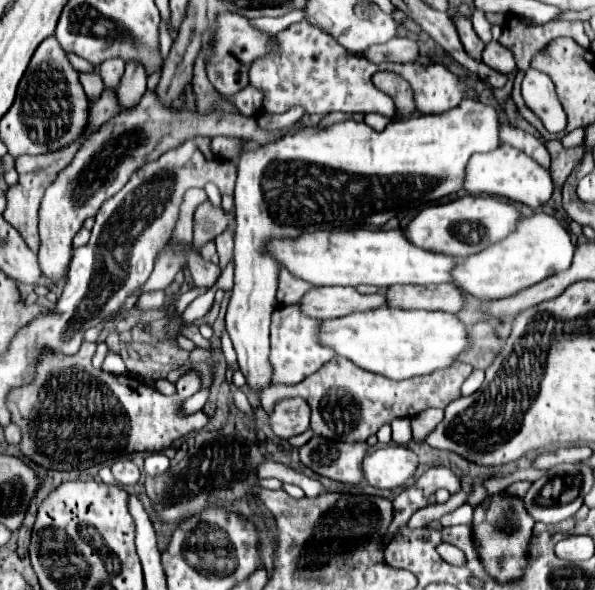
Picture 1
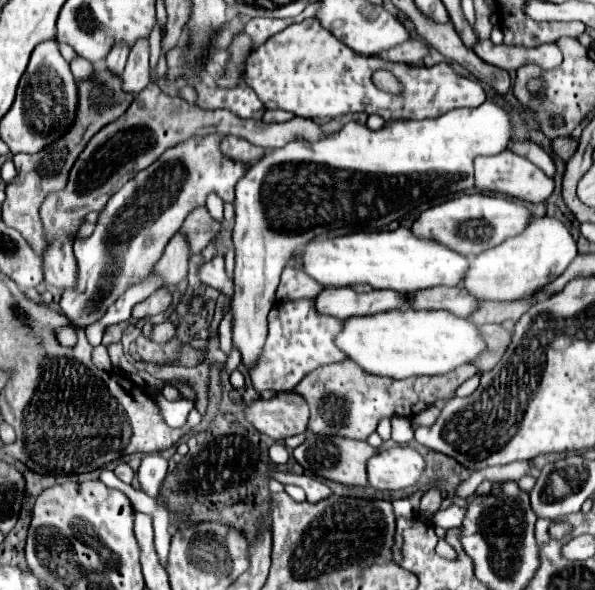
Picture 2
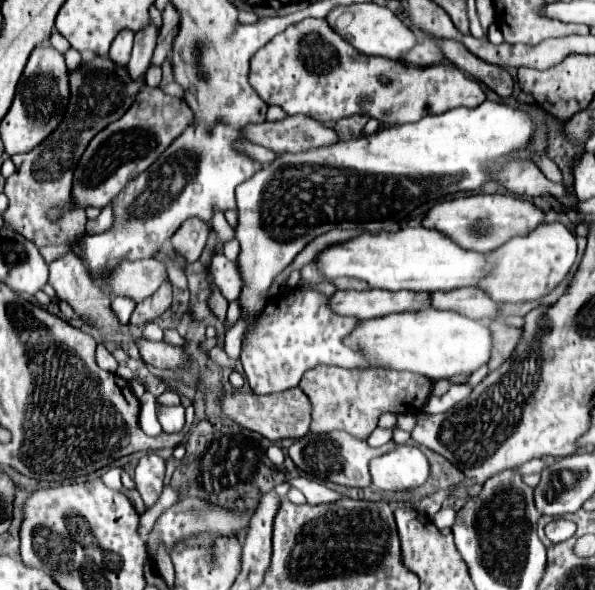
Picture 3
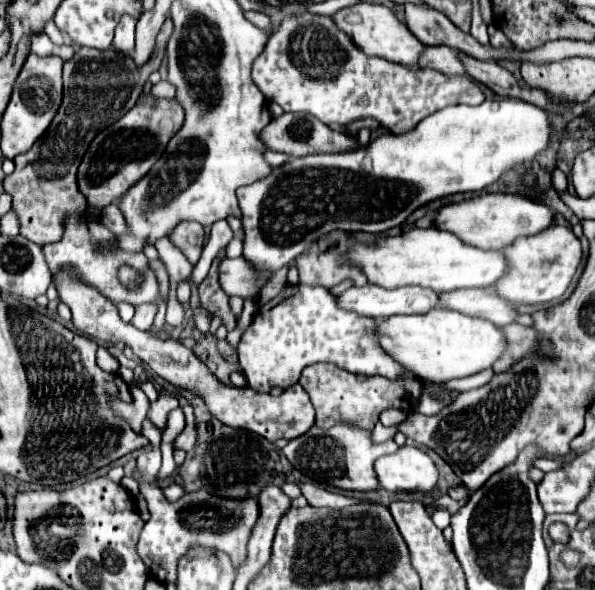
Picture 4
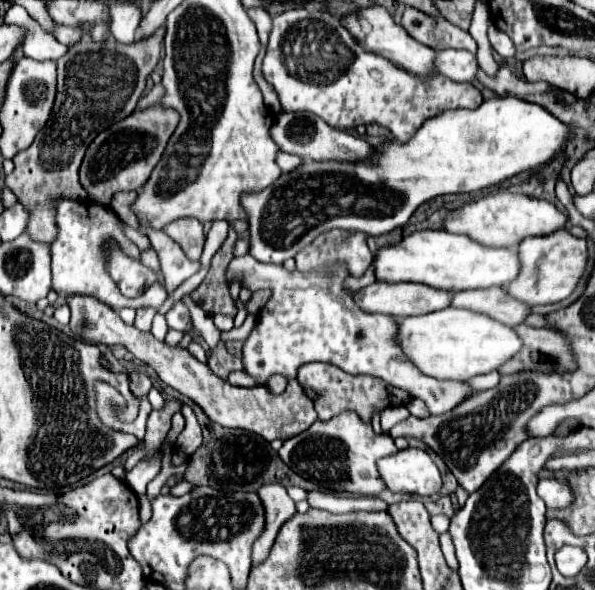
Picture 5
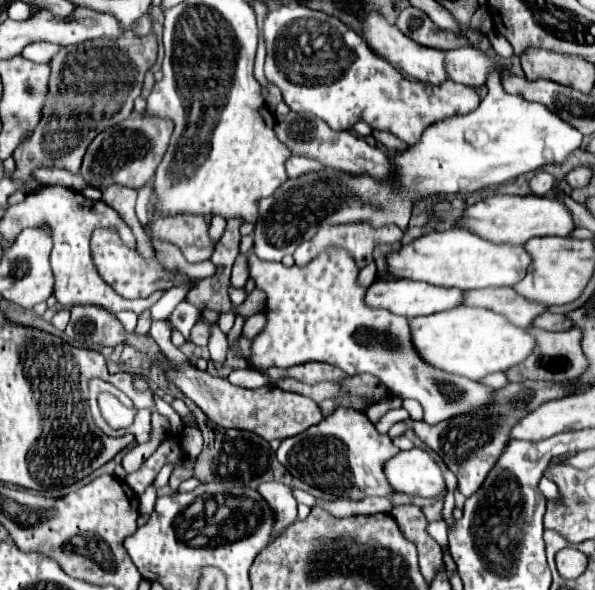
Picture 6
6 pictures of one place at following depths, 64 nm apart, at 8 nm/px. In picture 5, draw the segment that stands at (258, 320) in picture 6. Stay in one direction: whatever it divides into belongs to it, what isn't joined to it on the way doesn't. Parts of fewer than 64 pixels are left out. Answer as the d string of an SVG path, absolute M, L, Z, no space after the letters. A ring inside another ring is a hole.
M247 315L241 327L234 327L230 331L221 332L222 341L226 344L229 342L244 342L255 327L256 321L258 321L257 315Z

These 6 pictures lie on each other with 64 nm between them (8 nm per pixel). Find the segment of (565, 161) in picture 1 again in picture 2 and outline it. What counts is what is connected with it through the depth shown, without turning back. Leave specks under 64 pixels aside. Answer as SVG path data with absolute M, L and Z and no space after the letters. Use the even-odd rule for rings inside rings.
M564 136L564 138L556 138L556 140L552 142L552 148L554 148L558 154L562 154L564 158L568 158L570 154L574 154L576 142L570 140L570 136Z

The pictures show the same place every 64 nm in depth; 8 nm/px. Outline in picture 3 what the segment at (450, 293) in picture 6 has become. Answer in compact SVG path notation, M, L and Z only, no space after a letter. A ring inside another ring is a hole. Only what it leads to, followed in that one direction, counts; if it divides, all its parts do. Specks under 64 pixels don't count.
M338 290L330 298L330 308L342 316L356 316L360 320L382 318L396 312L418 312L430 306L430 292L414 290Z

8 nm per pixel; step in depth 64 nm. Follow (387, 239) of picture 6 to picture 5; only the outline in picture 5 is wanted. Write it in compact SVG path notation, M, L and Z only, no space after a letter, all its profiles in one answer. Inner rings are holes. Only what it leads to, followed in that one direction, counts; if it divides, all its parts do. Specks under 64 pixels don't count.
M356 230L322 232L296 254L296 268L306 272L334 260L344 260L352 276L362 276L374 260L368 248L368 234Z

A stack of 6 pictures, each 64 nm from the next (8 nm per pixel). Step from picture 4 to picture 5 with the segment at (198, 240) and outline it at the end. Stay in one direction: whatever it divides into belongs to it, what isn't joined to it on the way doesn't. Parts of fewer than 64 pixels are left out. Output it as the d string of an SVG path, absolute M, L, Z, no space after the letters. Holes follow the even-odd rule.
M180 218L176 222L170 222L162 228L164 234L168 234L174 242L180 244L184 254L190 260L200 260L204 250L204 226L196 218Z

